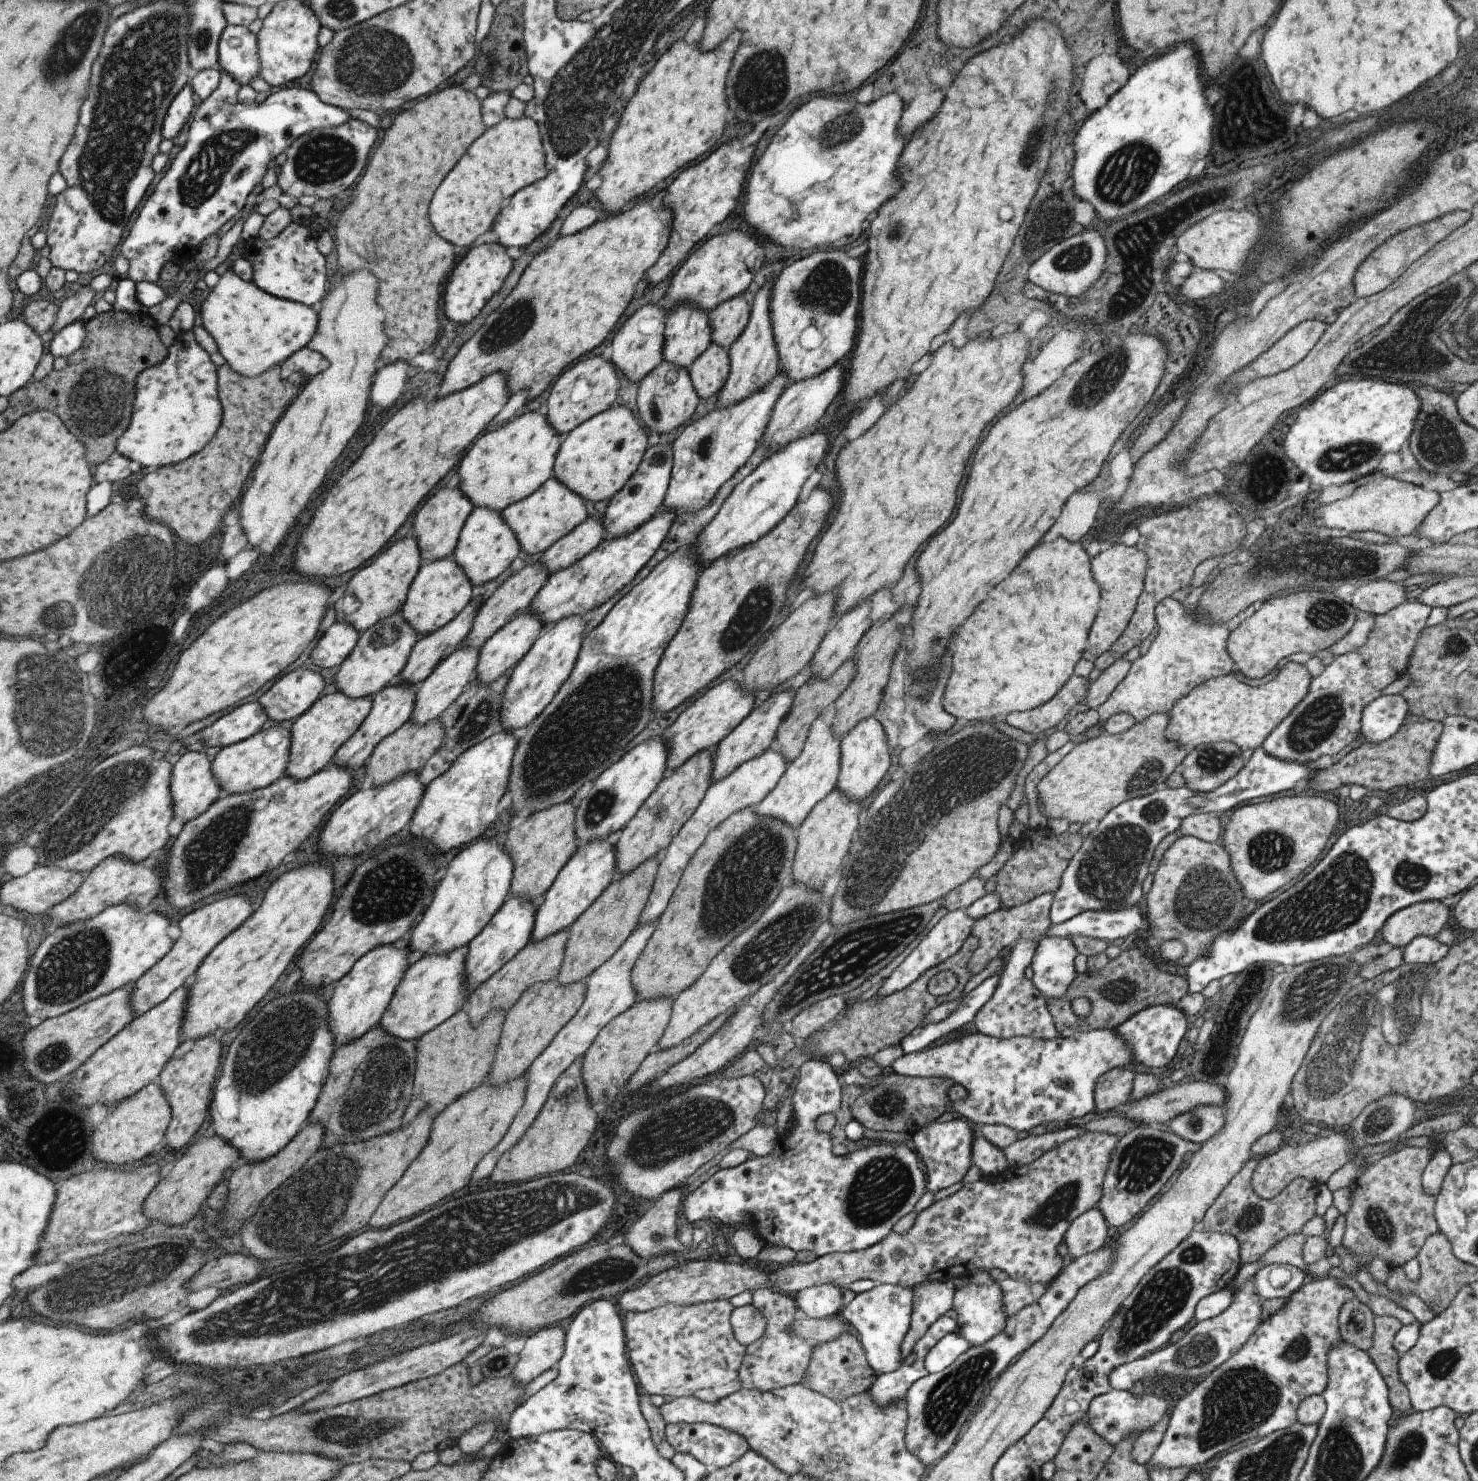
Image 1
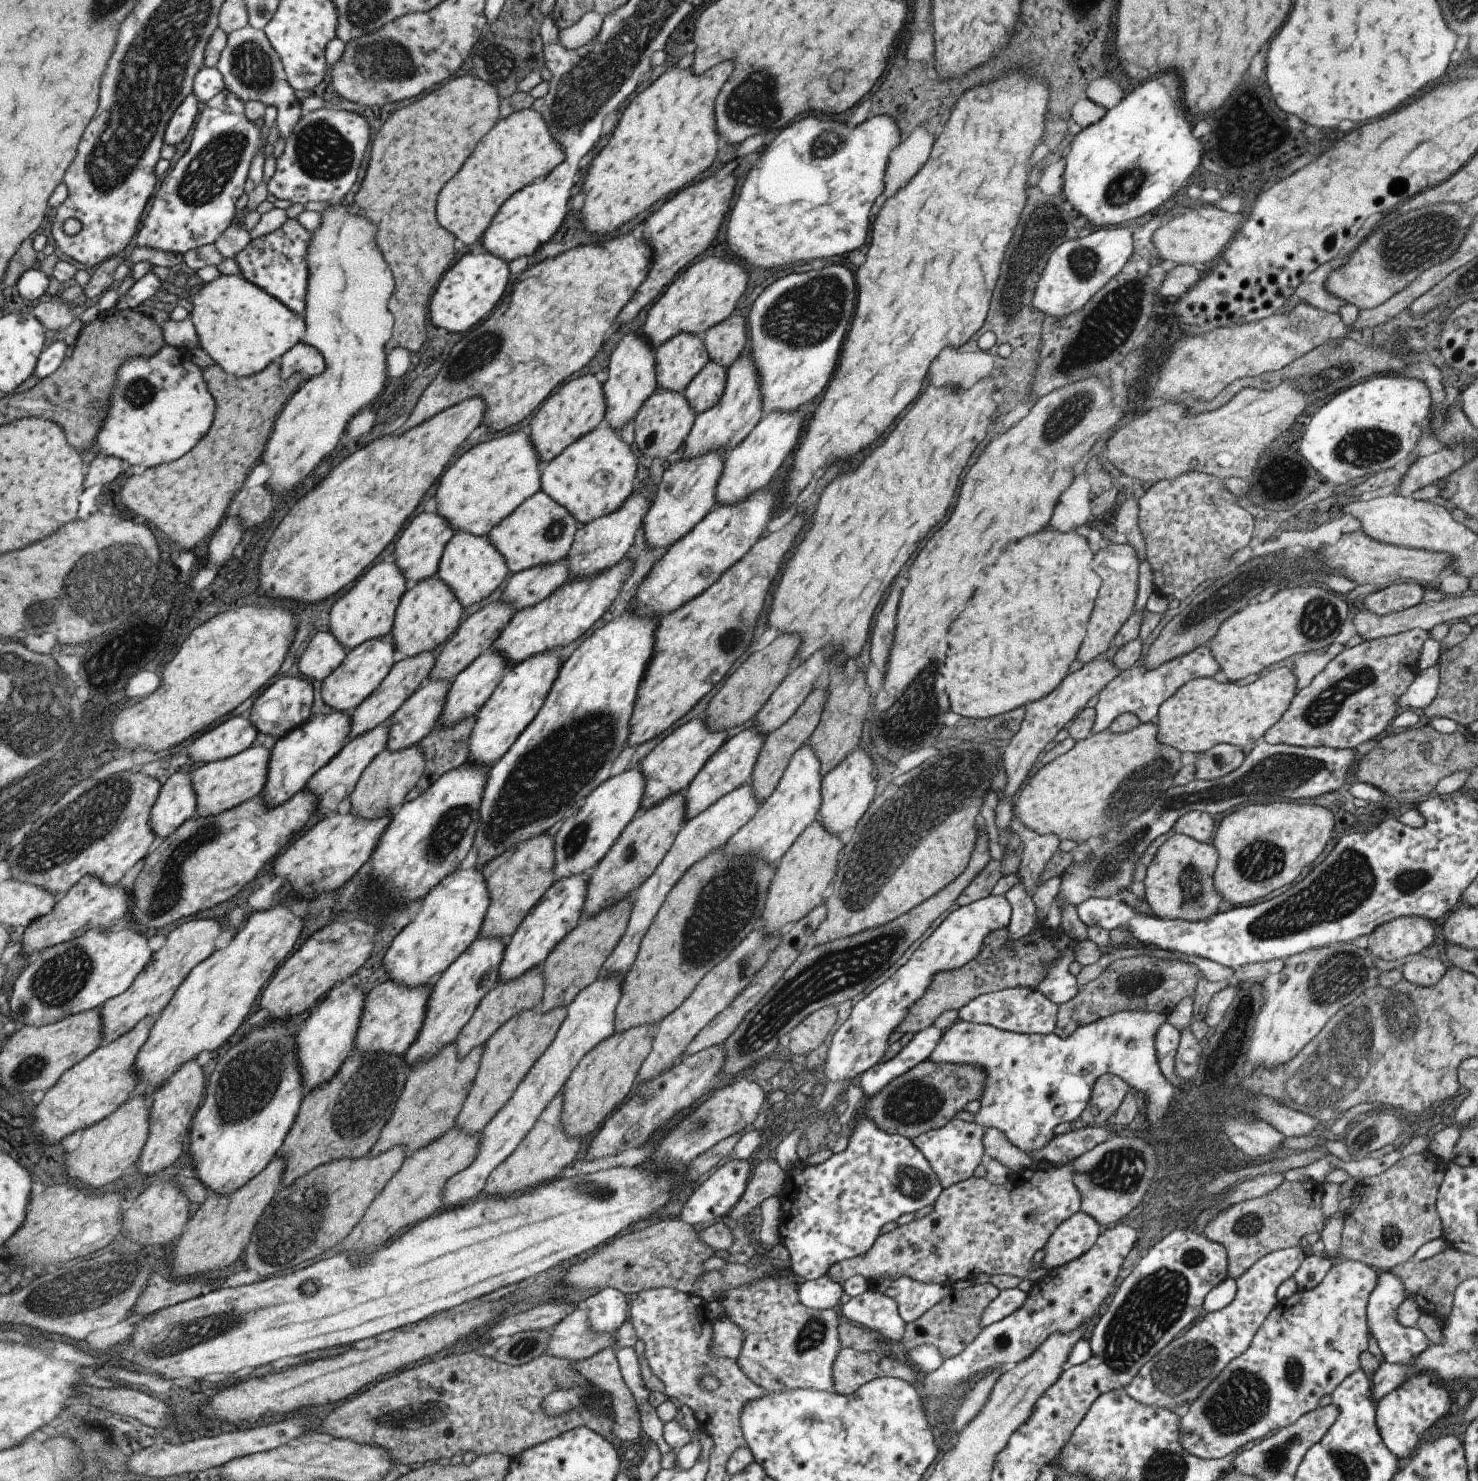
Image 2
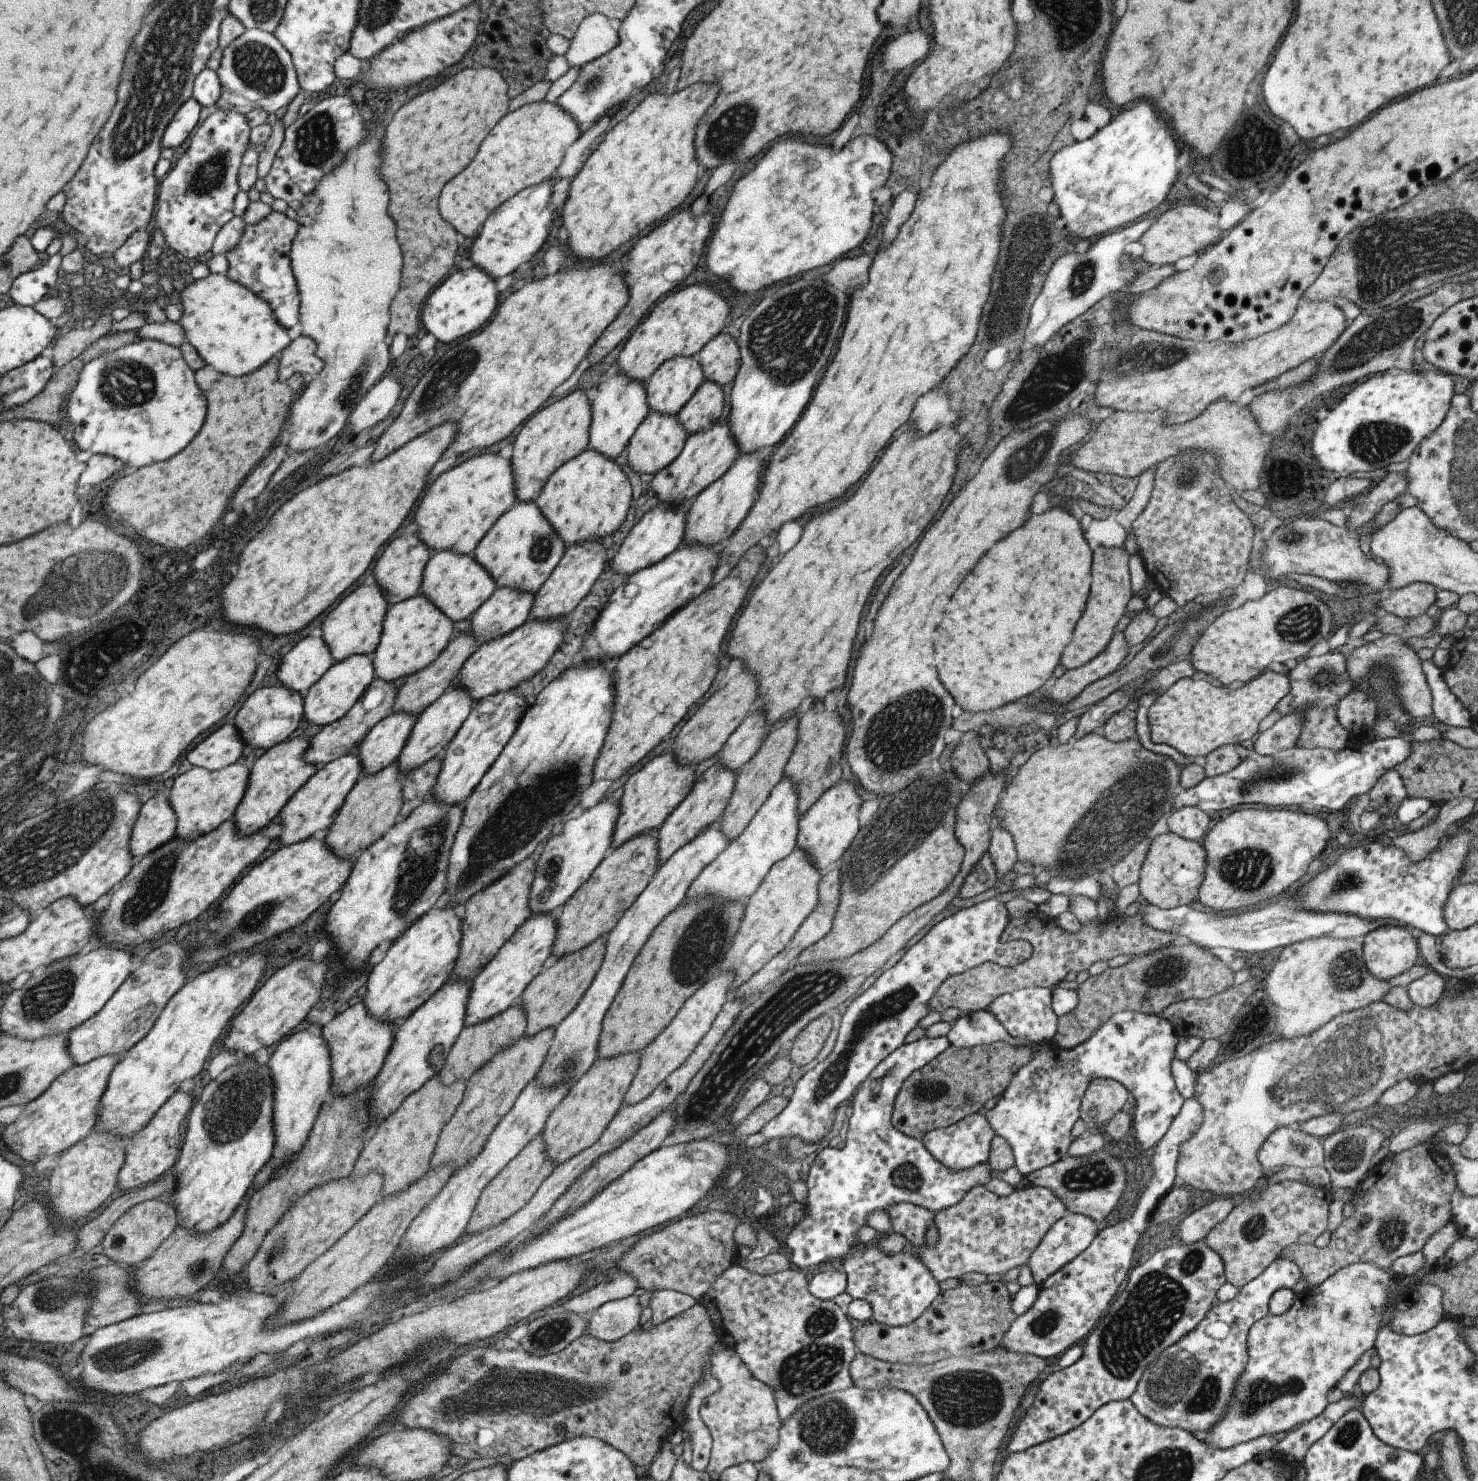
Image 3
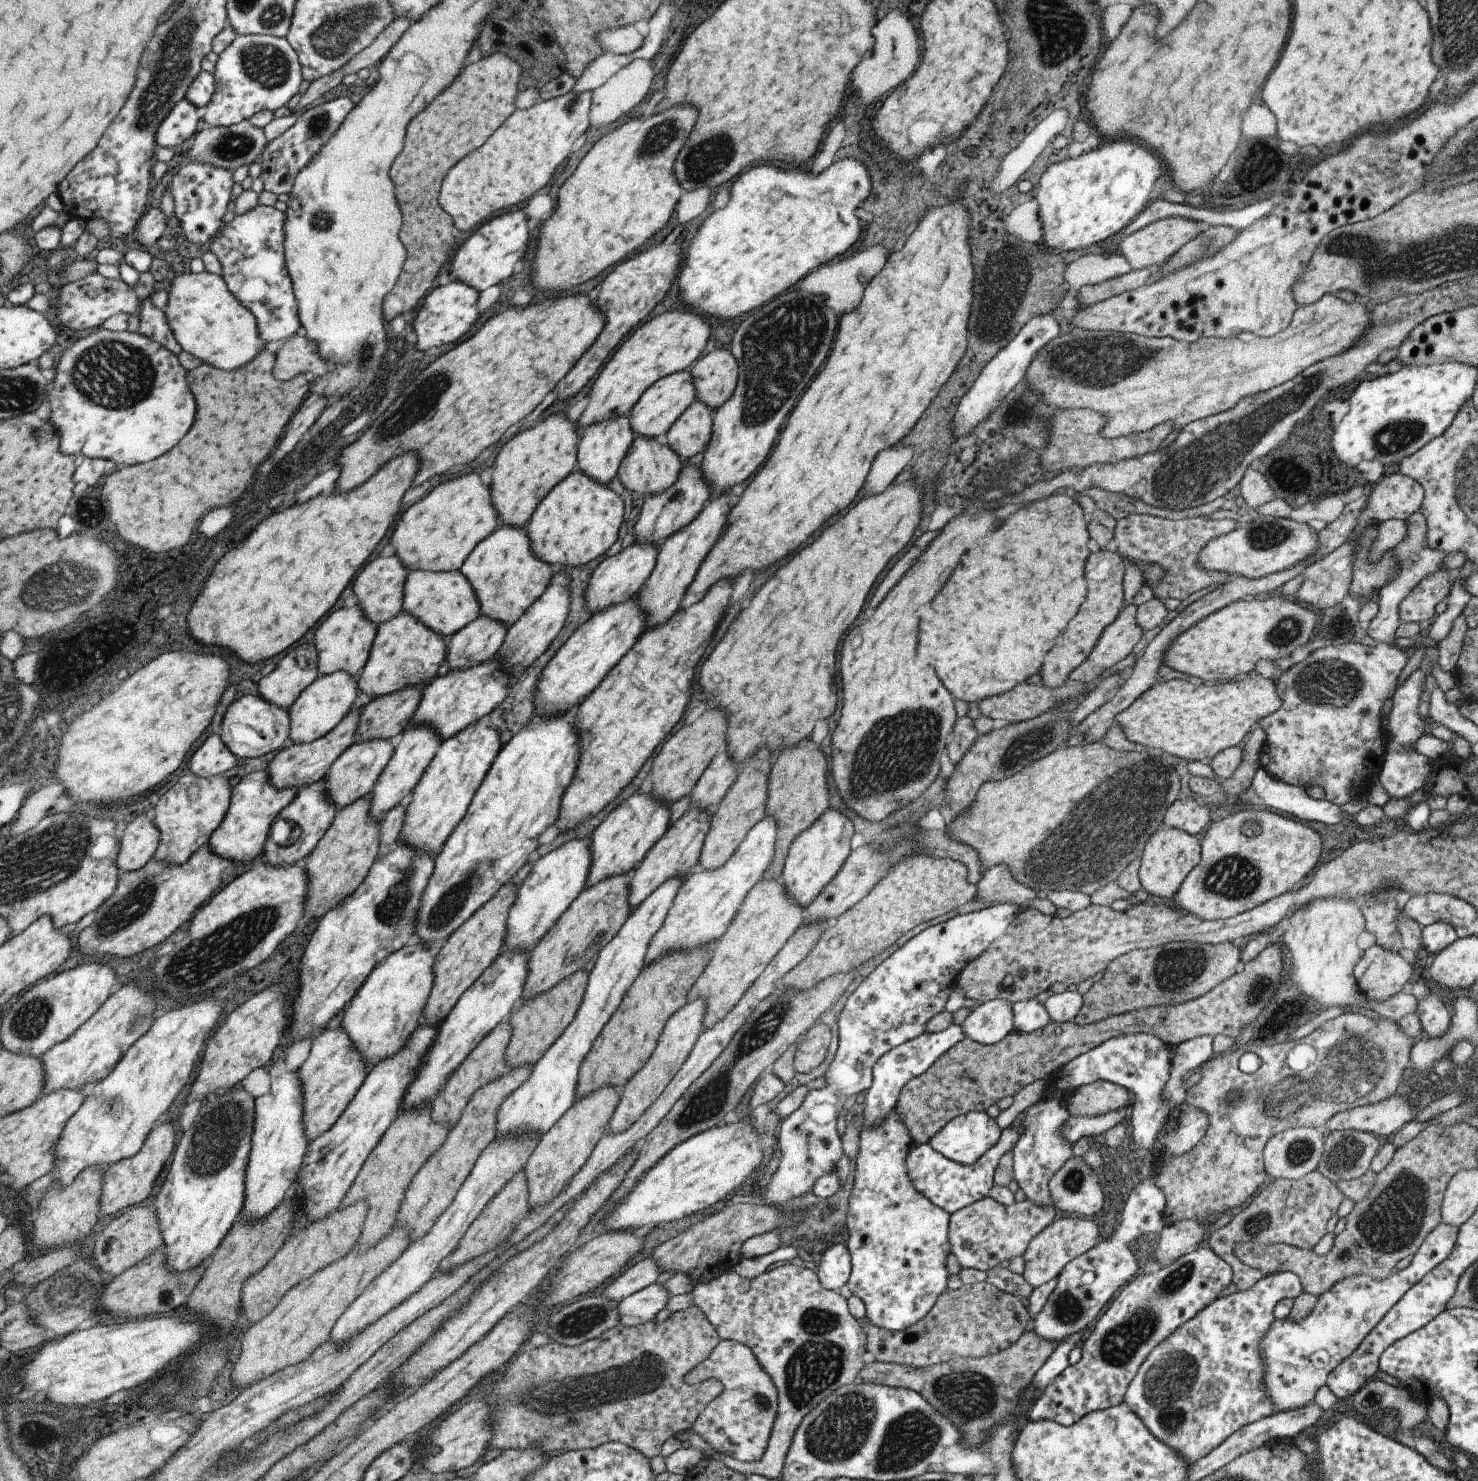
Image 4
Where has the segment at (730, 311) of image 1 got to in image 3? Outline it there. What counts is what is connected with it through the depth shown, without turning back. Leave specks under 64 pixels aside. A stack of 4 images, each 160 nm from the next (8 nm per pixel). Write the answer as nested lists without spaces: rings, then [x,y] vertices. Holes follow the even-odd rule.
[[[719,333],[691,357],[700,364],[705,381],[729,390],[740,365],[739,349],[730,335]]]

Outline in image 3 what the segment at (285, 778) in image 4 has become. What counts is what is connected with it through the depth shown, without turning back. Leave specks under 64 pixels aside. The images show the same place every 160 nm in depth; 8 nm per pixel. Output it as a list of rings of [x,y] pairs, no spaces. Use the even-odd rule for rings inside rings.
[[[374,678],[360,700],[343,717],[329,725],[323,725],[319,732],[310,738],[309,748],[304,759],[318,769],[336,758],[344,757],[346,754],[355,751],[363,738],[371,732],[373,726],[390,714],[397,689],[393,688],[391,683]]]

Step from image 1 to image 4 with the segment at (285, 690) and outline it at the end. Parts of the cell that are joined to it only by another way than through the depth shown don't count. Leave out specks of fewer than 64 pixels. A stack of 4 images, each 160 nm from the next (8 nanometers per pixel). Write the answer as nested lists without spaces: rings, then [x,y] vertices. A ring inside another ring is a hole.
[[[243,695],[228,706],[221,722],[223,742],[238,758],[261,758],[288,744],[291,717],[288,711],[257,696]]]

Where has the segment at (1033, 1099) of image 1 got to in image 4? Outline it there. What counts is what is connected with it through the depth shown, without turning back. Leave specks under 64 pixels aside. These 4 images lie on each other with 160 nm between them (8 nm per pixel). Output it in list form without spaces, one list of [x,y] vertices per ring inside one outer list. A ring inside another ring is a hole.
[[[993,999],[977,1006],[961,1023],[965,1037],[983,1045],[999,1042],[1009,1031],[1012,1002]],[[1141,1033],[1110,1038],[1058,1069],[1047,1080],[1049,1087],[1044,1090],[1040,1100],[1027,1108],[1025,1119],[1022,1121],[1023,1132],[1010,1152],[1012,1179],[1023,1192],[1025,1200],[1038,1207],[1055,1208],[1048,1182],[1071,1157],[1072,1146],[1060,1135],[1060,1126],[1069,1116],[1066,1098],[1081,1085],[1096,1080],[1109,1081],[1133,1094],[1128,1114],[1131,1117],[1131,1138],[1137,1148],[1152,1150],[1171,1112],[1160,1098],[1161,1089],[1168,1079],[1169,1067],[1167,1045],[1157,1037]]]

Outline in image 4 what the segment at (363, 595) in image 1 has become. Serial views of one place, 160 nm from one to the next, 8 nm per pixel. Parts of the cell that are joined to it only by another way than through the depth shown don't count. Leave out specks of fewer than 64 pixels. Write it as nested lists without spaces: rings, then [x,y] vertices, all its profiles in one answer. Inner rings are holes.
[[[356,604],[351,608],[341,608],[341,610],[335,610],[335,612],[329,614],[321,622],[321,626],[317,626],[317,630],[313,634],[317,678],[337,671],[346,672],[349,676],[357,678],[360,670],[364,668],[365,661],[368,660],[375,633],[376,626],[364,618],[360,607],[357,607]]]

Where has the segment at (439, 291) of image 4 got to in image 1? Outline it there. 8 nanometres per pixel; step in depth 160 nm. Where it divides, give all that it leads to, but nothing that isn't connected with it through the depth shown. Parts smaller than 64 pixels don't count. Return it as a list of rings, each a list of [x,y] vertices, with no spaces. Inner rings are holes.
[[[497,242],[470,247],[468,252],[456,259],[443,290],[443,314],[448,320],[454,325],[473,320],[487,300],[501,288],[511,270],[511,262],[512,258],[509,258],[506,249]]]

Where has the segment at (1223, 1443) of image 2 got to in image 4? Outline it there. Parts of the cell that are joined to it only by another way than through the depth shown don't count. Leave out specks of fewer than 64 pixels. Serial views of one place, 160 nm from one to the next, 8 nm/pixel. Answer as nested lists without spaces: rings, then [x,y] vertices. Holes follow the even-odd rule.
[[[1439,1223],[1409,1258],[1409,1264],[1402,1270],[1393,1270],[1384,1279],[1372,1279],[1365,1275],[1345,1277],[1329,1290],[1317,1297],[1315,1306],[1303,1320],[1292,1323],[1285,1319],[1273,1321],[1269,1330],[1261,1337],[1258,1351],[1264,1360],[1264,1391],[1272,1402],[1274,1413],[1302,1407],[1313,1401],[1314,1394],[1326,1383],[1327,1375],[1347,1358],[1364,1339],[1364,1336],[1383,1318],[1383,1315],[1433,1267],[1436,1267],[1451,1251],[1458,1233],[1455,1227]]]

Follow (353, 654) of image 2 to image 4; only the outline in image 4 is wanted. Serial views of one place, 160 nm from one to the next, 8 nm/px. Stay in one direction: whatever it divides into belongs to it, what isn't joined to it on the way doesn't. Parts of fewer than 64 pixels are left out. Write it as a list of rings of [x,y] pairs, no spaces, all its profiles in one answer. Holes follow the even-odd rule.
[[[337,671],[317,678],[308,689],[304,690],[303,694],[300,694],[295,704],[288,710],[291,717],[289,740],[293,744],[303,744],[324,737],[347,716],[350,712],[349,707],[358,692],[359,684],[346,672]]]

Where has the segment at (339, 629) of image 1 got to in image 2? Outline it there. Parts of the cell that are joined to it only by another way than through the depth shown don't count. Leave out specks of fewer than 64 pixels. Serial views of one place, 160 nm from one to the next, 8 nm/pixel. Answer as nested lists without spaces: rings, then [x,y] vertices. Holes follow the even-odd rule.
[[[329,631],[316,632],[311,639],[307,640],[297,664],[305,678],[319,682],[339,668],[346,656],[347,651],[333,634]]]

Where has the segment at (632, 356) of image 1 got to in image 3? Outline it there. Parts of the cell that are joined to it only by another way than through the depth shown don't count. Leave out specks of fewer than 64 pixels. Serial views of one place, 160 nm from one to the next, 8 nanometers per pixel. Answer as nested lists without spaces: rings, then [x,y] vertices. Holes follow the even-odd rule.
[[[618,371],[613,378],[596,388],[597,397],[590,406],[590,425],[588,426],[587,449],[614,461],[626,448],[627,441],[633,436],[639,423],[649,412],[643,383],[630,379]]]

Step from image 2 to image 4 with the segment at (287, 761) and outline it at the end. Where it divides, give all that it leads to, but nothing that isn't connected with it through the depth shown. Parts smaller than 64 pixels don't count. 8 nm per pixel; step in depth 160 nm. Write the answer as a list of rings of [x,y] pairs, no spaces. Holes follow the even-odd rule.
[[[268,768],[252,772],[243,777],[232,788],[232,801],[222,825],[213,832],[208,847],[224,859],[236,862],[253,862],[266,849],[269,828],[295,800],[298,790],[278,789],[269,781]]]

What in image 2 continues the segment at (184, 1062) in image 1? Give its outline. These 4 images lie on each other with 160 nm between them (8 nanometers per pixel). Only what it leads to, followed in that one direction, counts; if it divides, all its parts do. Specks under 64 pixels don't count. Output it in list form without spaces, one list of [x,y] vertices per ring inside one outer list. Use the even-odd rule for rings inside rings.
[[[197,1060],[189,1061],[183,1065],[179,1072],[166,1083],[151,1100],[152,1112],[150,1114],[150,1133],[148,1141],[138,1160],[137,1173],[141,1177],[146,1174],[157,1174],[171,1164],[175,1164],[185,1152],[185,1140],[190,1136],[191,1122],[203,1104],[205,1094],[205,1076]]]

